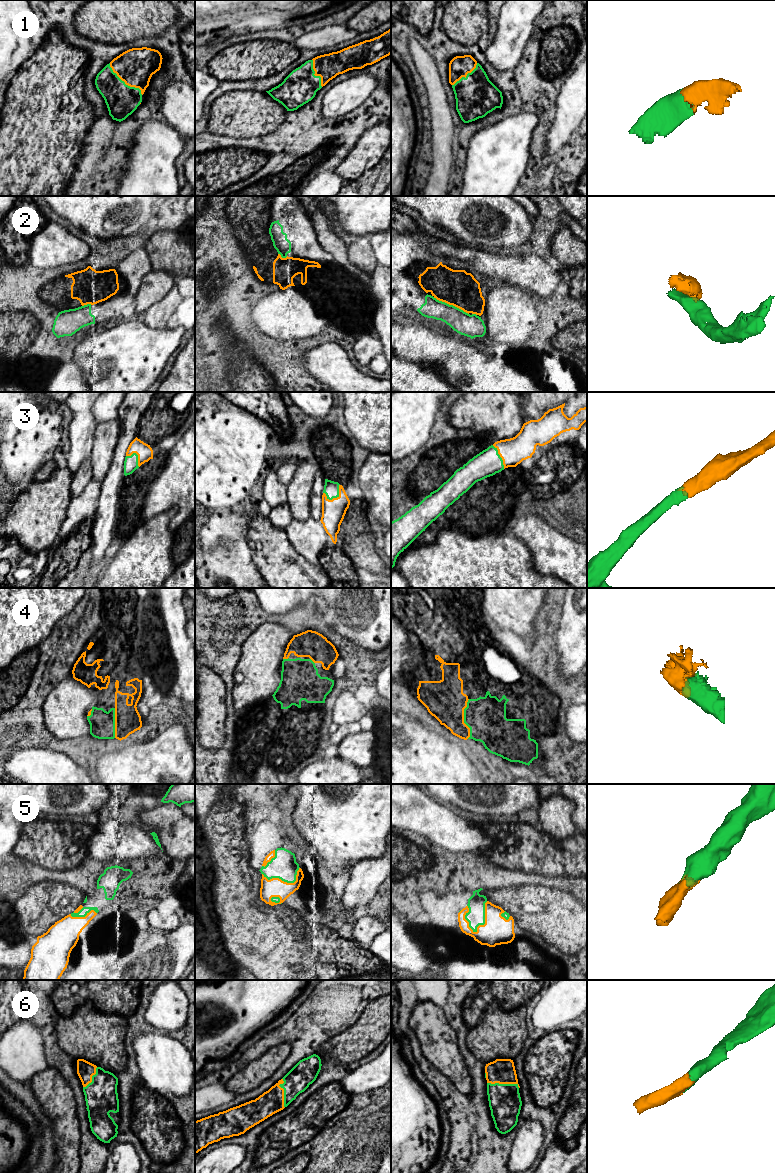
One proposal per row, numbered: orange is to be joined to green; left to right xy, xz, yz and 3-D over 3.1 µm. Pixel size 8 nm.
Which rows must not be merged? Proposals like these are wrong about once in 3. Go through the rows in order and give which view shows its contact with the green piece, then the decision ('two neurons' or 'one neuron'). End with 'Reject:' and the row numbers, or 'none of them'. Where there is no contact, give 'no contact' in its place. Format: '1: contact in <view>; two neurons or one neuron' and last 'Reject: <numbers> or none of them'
1: contact in xy; one neuron
2: contact in yz; two neurons
3: contact in xz; one neuron
4: contact in yz; one neuron
5: contact in yz; one neuron
6: contact in yz; one neuron
Reject: 2

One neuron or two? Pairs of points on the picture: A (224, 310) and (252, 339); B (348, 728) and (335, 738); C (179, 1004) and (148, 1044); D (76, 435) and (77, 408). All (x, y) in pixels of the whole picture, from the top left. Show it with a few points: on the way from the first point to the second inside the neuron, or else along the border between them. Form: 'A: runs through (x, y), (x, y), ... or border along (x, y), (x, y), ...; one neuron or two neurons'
A: runs through (231, 317), (245, 332); one neuron
B: runs through (345, 730), (338, 736); one neuron
C: border along (159, 1030), (171, 1035); two neurons
D: runs through (78, 428), (78, 415); one neuron

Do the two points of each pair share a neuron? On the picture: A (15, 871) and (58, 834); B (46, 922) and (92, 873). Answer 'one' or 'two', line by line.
A: two
B: two

